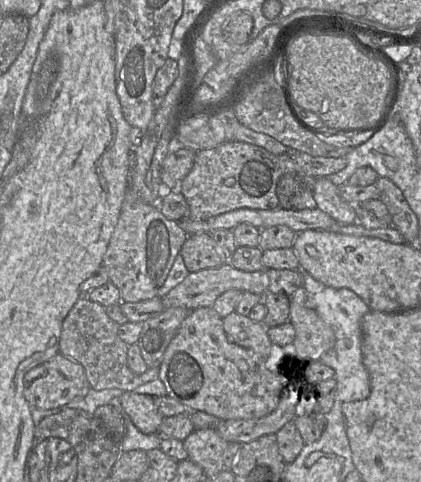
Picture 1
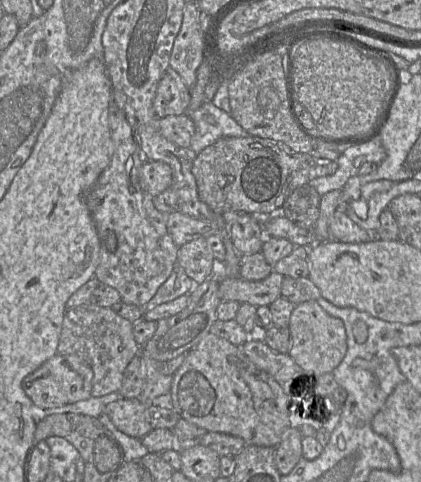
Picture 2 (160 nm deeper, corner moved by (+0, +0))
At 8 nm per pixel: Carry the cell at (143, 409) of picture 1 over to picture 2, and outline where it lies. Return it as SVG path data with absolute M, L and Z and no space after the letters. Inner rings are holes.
M120 398L109 403L105 413L115 427L128 436L142 439L153 429L150 424L149 406L137 398Z

